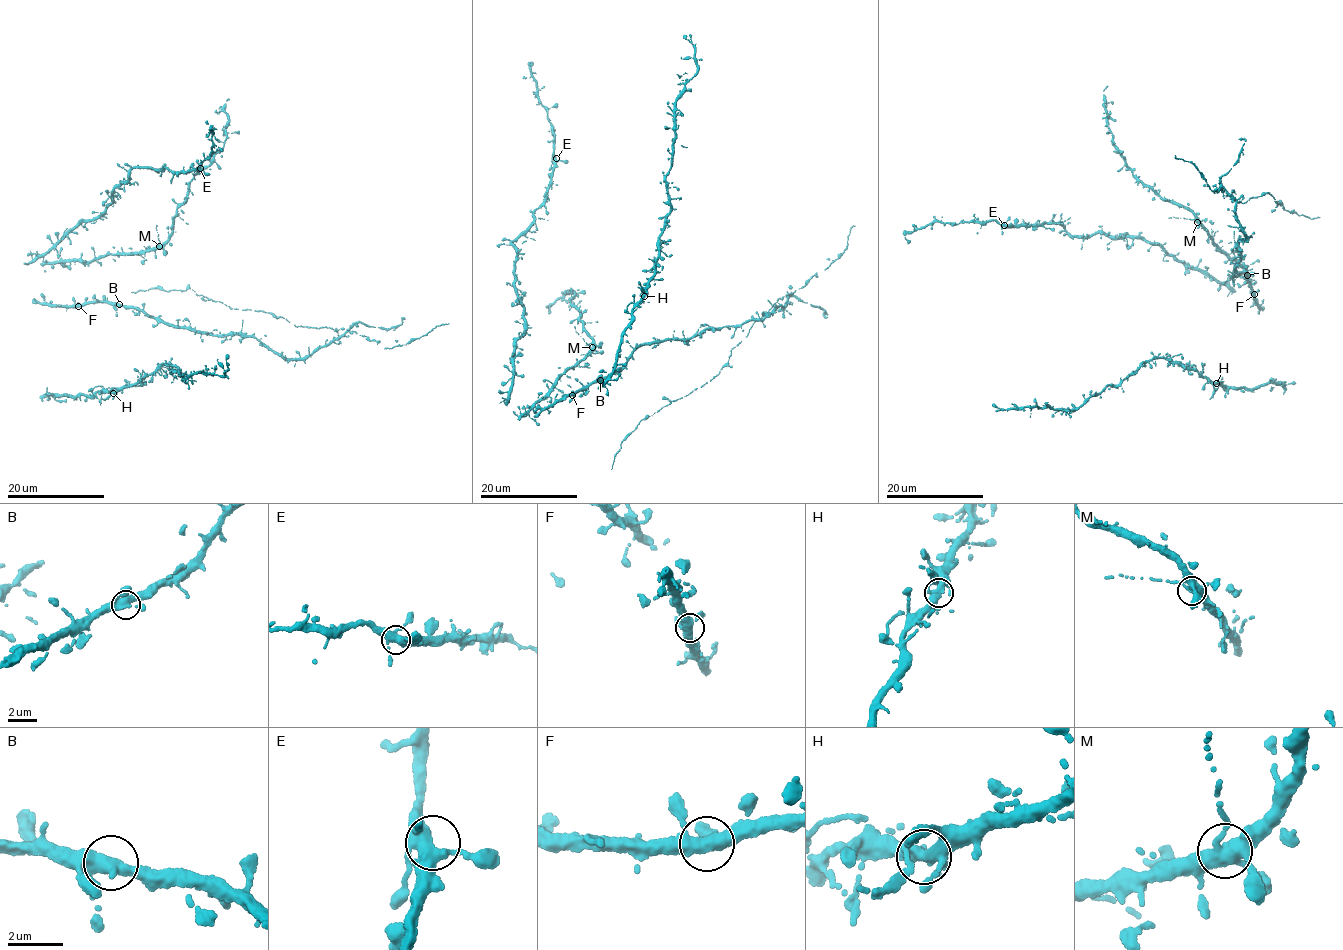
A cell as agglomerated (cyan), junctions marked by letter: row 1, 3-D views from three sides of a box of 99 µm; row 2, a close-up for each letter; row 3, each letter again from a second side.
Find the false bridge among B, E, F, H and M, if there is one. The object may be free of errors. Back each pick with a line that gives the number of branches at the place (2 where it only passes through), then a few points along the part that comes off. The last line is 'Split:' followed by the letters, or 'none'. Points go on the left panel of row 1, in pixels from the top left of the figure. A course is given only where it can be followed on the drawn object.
Split: none

